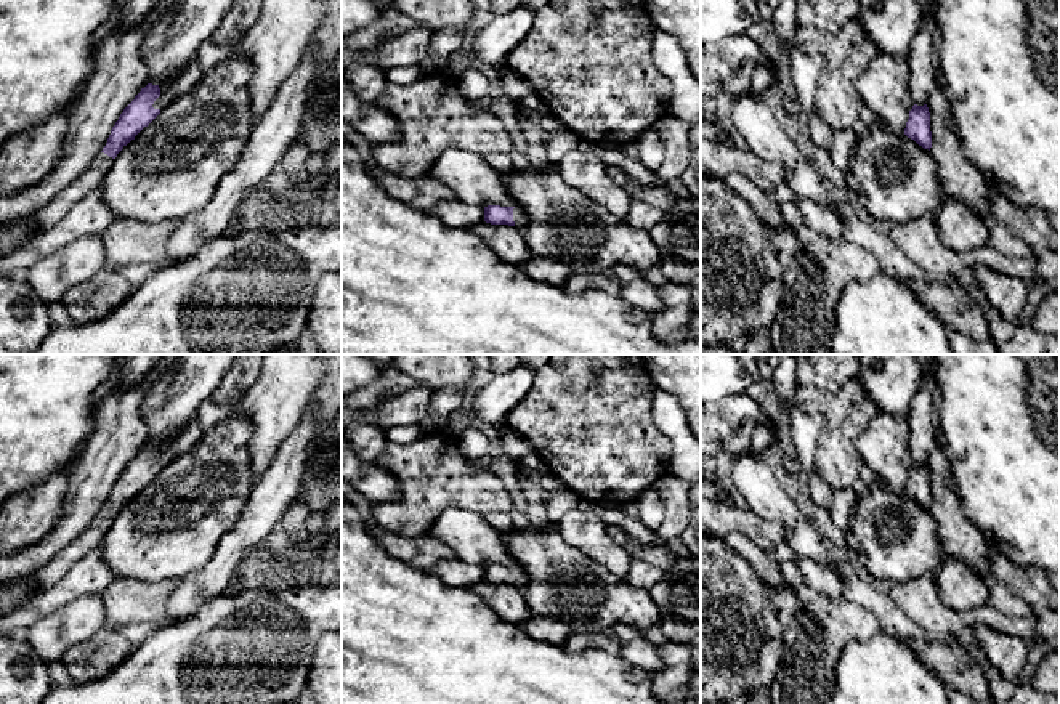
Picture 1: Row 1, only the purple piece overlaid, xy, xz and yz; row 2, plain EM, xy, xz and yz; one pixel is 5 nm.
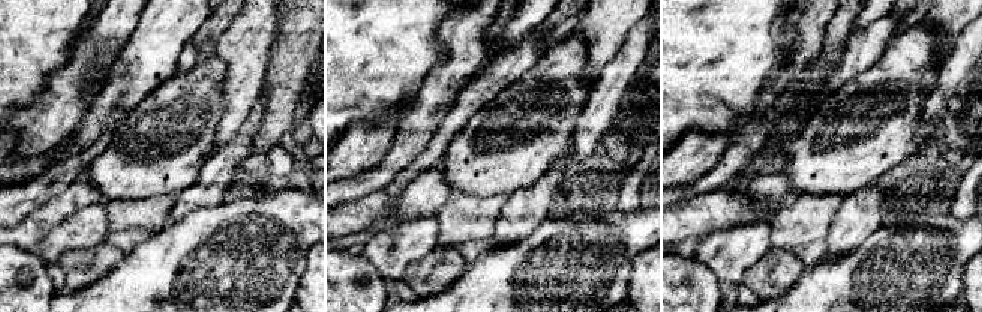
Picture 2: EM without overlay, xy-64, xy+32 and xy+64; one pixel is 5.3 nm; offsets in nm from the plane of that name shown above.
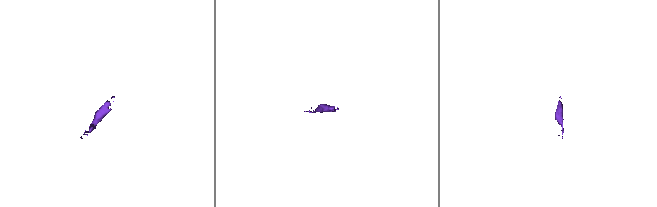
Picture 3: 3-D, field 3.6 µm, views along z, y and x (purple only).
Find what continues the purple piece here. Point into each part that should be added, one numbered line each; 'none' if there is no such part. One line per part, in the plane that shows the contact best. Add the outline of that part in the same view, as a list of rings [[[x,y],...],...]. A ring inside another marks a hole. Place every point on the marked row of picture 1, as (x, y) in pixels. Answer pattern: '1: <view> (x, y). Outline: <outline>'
1: xy (186, 79). Outline: [[[194,58],[183,71],[159,85],[160,96],[154,101],[152,107],[160,111],[165,109],[178,96],[194,88],[204,79],[204,75],[204,71]]]
2: xy (93, 177). Outline: [[[99,152],[74,183],[66,186],[30,216],[30,233],[55,226],[83,196],[93,189],[99,189],[112,165],[114,159]]]

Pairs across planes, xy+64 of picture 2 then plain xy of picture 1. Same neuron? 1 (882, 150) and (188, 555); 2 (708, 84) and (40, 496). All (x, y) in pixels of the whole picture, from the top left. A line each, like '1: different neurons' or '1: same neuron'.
1: same neuron
2: different neurons

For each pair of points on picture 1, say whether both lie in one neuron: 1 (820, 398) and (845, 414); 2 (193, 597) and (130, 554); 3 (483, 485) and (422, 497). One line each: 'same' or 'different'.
1: same
2: different
3: same

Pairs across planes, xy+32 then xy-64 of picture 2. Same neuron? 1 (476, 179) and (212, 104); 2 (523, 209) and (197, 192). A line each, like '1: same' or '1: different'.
1: same
2: same

